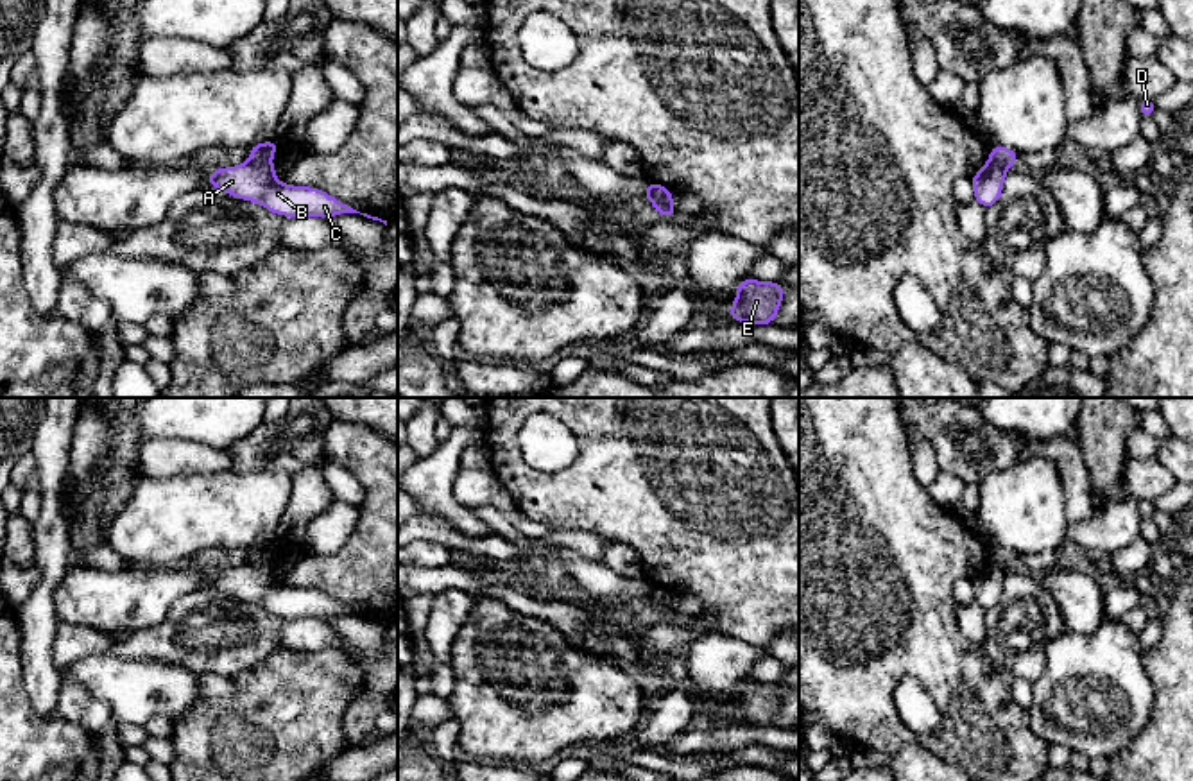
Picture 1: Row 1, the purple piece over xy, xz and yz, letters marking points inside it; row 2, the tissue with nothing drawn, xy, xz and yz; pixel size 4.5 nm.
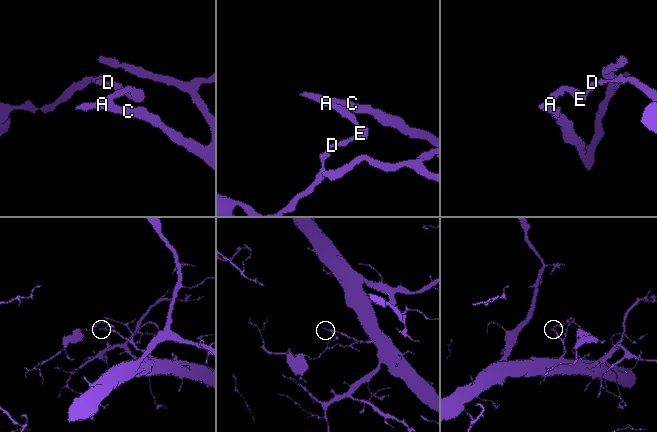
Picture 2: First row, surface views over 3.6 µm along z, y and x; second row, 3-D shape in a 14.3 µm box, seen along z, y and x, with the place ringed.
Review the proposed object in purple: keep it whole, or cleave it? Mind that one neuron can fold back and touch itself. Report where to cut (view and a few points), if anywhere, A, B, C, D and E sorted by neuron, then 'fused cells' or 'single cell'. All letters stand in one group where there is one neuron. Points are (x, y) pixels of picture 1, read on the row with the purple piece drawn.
cut xy (249, 160), (271, 165); groups A B C / D E; fused cells

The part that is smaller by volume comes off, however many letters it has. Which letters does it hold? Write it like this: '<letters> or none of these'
D, E

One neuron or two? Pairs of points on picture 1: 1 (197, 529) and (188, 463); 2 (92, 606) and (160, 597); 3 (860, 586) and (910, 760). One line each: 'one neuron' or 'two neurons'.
1: two neurons
2: one neuron
3: two neurons

